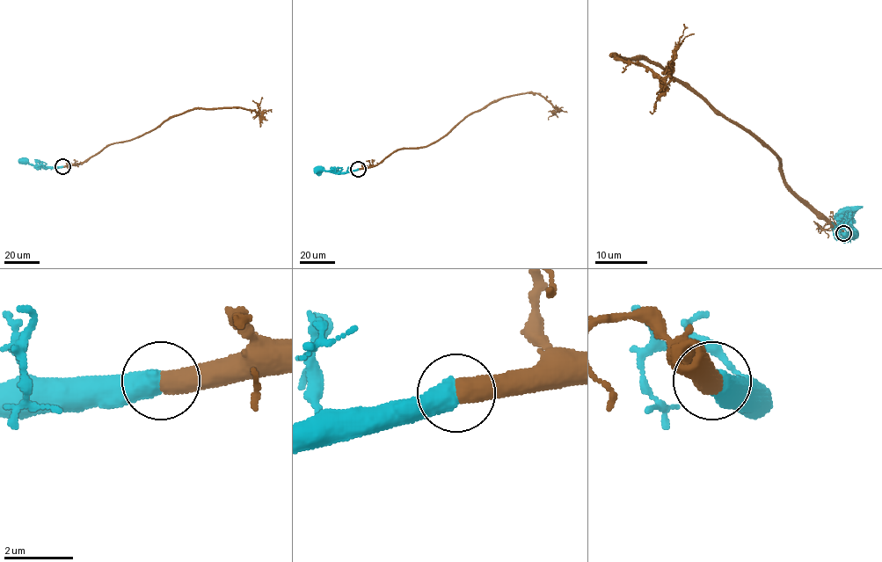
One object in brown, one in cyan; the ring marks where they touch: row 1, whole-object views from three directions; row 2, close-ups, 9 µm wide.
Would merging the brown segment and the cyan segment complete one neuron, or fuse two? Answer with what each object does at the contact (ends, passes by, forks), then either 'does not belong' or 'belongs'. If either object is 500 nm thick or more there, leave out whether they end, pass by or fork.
belongs

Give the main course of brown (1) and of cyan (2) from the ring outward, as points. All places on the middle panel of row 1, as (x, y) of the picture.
1: (358, 169), (377, 165), (397, 150), (433, 143), (467, 116), (504, 98), (538, 93), (557, 111), (548, 120)
2: (358, 169), (346, 172), (318, 170)

